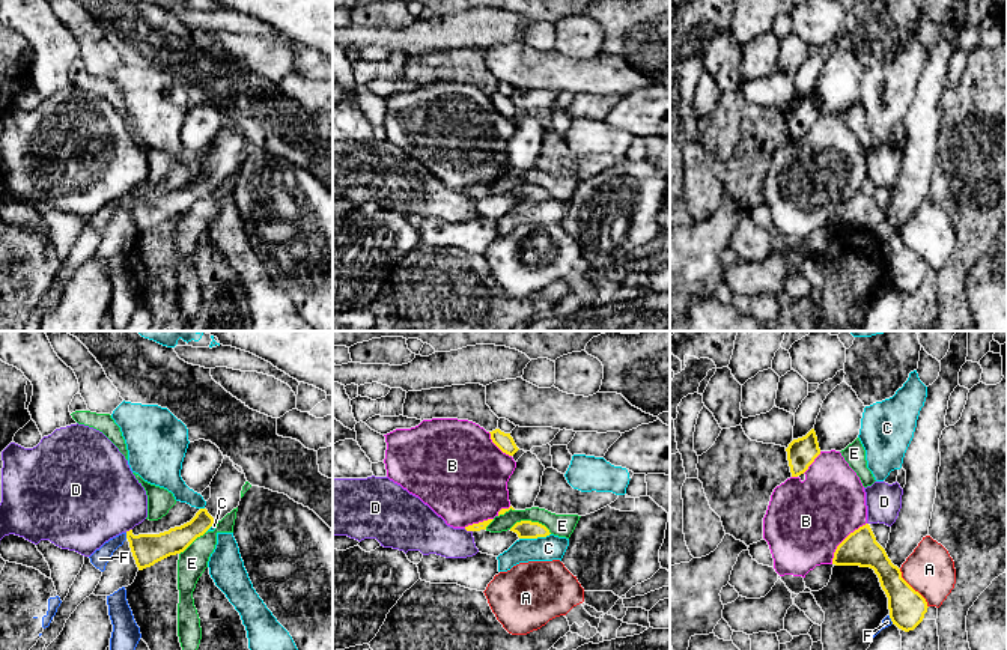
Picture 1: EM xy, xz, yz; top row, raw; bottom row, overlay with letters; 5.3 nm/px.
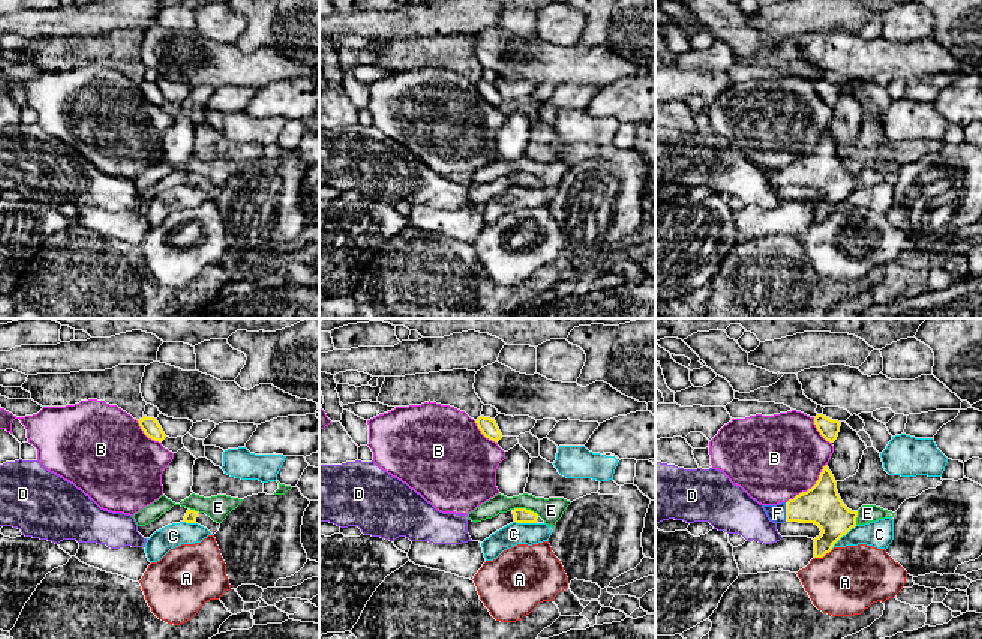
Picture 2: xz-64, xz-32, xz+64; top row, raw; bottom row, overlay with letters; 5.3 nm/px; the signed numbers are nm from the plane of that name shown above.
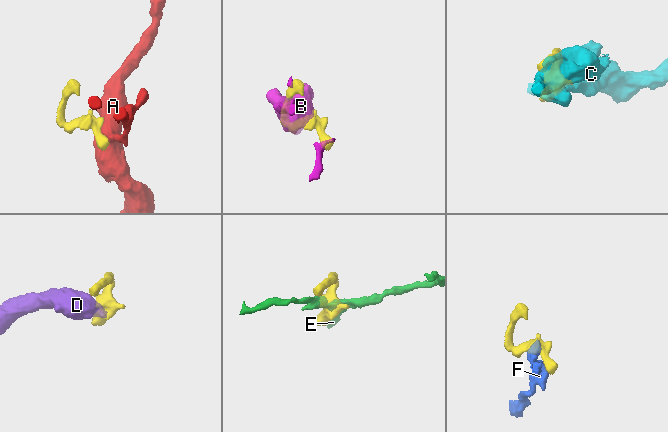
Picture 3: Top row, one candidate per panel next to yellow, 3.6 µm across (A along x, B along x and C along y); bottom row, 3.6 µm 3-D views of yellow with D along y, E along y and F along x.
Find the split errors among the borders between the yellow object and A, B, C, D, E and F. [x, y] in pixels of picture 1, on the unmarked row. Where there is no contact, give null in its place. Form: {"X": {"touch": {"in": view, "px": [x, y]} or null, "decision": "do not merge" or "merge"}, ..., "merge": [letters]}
{"A": {"touch": {"in": "yz", "px": [912, 252]}, "decision": "do not merge"}, "B": {"touch": {"in": "yz", "px": [843, 203]}, "decision": "do not merge"}, "C": {"touch": {"in": "xz", "px": [535, 200]}, "decision": "do not merge"}, "D": {"touch": {"in": "xz", "px": [468, 193]}, "decision": "do not merge"}, "E": {"touch": {"in": "xz", "px": [530, 184]}, "decision": "do not merge"}, "F": {"touch": {"in": "yz", "px": [891, 283]}, "decision": "merge"}, "merge": ["F"]}

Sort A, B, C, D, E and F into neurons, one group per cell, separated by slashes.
A / B / C / D / E / F

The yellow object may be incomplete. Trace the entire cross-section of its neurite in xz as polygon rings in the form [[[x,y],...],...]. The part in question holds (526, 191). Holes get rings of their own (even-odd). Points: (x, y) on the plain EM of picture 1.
[[[521,184],[516,185],[510,194],[516,196],[519,202],[537,202],[537,200],[546,200],[549,199],[549,193],[539,187],[531,184]]]

